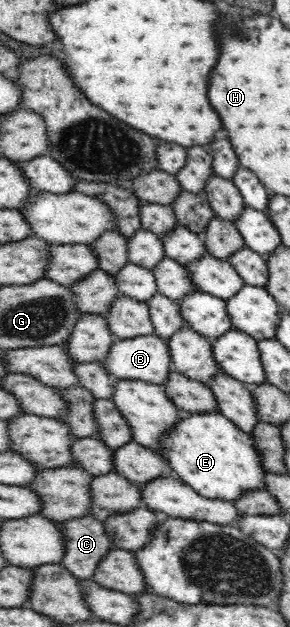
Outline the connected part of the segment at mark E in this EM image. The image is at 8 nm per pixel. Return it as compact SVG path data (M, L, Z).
M220 412L209 414L181 414L181 420L161 436L159 455L167 459L170 470L175 470L185 484L199 495L209 499L219 499L233 503L250 491L267 491L267 471L263 469L261 455L253 445L253 437L243 432L233 421Z

